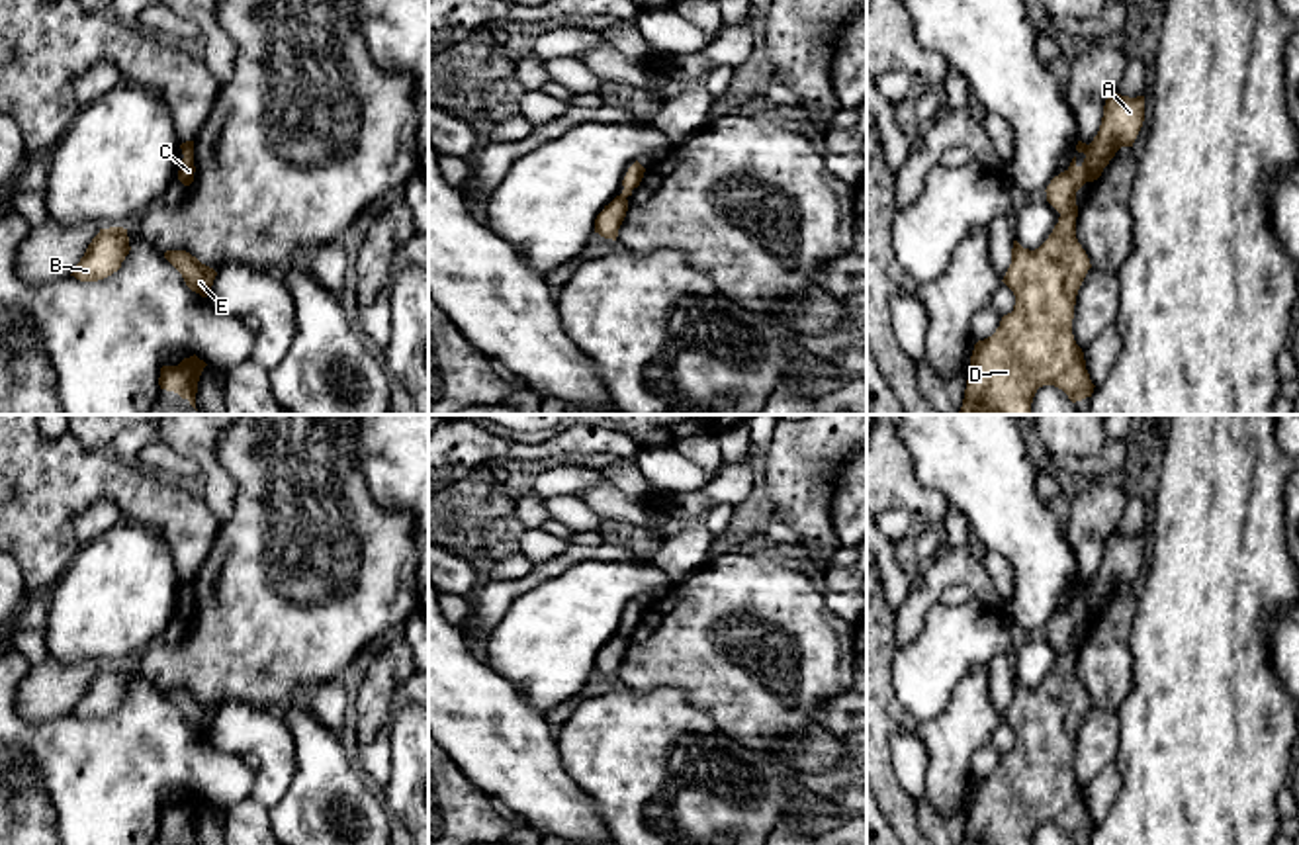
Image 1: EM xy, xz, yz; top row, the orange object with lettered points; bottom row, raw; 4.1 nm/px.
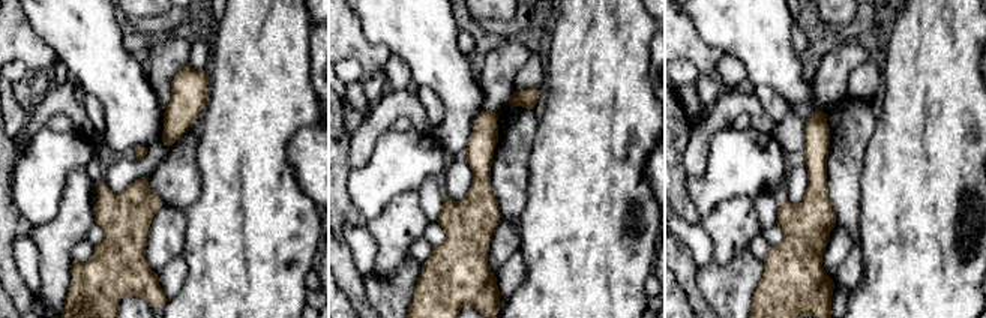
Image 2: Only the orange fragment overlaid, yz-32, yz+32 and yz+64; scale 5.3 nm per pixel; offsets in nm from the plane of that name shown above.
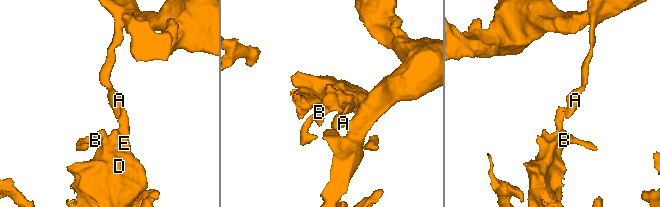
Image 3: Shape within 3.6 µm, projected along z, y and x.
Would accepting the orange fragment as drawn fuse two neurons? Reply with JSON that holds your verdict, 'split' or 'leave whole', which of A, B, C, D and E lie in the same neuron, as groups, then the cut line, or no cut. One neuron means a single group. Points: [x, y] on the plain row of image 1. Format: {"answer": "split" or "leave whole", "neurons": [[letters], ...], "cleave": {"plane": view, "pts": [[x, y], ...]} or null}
{"answer": "split", "neurons": [["A"], ["B", "C", "D", "E"]], "cleave": {"plane": "yz", "pts": [[1084, 597], [1088, 619]]}}

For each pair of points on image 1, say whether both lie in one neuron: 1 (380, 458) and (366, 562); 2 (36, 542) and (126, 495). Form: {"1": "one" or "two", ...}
{"1": "two", "2": "one"}

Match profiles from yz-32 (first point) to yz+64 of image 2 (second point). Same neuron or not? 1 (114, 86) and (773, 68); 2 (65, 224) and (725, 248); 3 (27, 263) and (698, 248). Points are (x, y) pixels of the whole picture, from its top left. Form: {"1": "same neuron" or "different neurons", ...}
{"1": "same neuron", "2": "same neuron", "3": "same neuron"}

